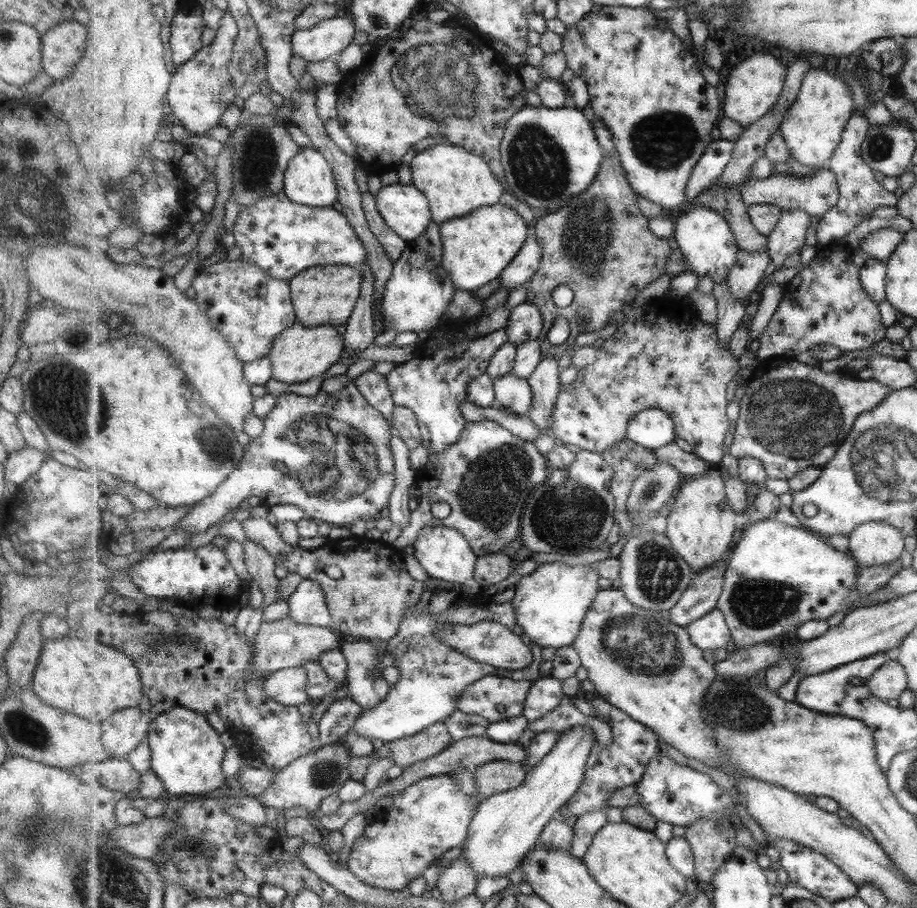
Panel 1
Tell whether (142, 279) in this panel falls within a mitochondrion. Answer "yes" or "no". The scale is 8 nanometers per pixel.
no

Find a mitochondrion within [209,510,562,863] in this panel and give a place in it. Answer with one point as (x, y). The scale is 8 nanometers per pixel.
(324, 774)

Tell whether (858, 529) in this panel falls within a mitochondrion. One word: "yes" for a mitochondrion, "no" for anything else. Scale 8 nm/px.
no

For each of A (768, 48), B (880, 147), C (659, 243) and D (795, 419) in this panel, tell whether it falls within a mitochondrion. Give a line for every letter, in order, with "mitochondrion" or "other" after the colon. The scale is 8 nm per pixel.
A: other
B: mitochondrion
C: other
D: mitochondrion

